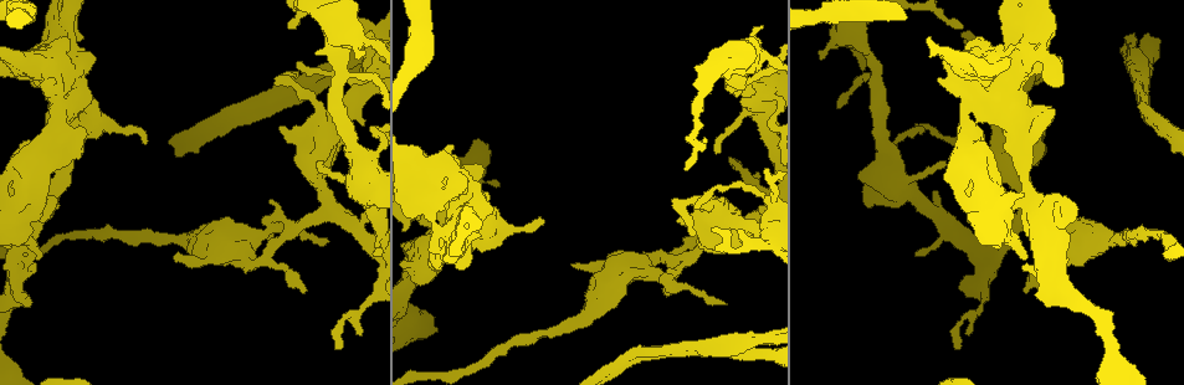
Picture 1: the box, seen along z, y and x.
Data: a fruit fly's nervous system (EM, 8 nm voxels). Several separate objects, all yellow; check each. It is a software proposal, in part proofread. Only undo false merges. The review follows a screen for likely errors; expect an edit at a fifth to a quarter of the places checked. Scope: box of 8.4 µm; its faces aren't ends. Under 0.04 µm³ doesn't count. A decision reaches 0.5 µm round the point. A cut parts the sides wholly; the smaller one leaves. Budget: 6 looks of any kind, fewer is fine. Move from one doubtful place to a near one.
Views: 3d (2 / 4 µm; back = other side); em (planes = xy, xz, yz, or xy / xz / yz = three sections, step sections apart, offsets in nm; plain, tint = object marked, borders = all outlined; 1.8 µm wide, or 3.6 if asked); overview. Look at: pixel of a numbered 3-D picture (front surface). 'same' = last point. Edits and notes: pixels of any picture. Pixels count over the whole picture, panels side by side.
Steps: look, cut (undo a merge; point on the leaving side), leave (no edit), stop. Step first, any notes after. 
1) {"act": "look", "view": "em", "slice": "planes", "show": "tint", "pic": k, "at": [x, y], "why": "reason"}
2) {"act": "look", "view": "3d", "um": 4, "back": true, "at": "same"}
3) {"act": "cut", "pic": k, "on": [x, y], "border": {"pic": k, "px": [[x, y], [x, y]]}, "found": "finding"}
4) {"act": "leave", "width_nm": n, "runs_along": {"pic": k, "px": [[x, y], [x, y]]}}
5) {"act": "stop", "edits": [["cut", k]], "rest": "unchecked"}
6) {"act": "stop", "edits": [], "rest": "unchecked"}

{"act": "look", "view": "em", "slice": "planes", "show": "tint", "pic": 1, "at": [1148, 68], "why": "closes a loop"}

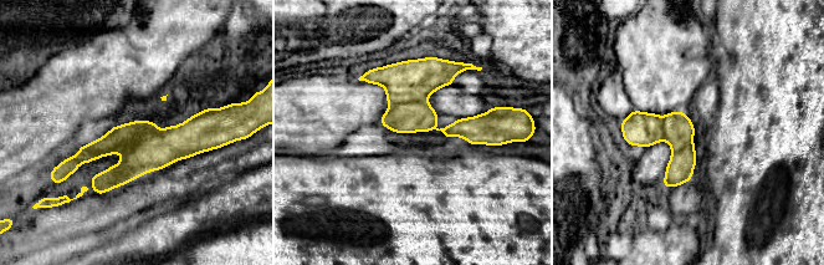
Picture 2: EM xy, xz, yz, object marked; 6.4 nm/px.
{"act": "cut", "pic": 2, "on": [163, 147], "width_nm": 220, "part_leaving": {"pic": 2, "px": [[206, 112], [178, 142], [97, 188]]}, "found": "a second neuron is stuck on"}

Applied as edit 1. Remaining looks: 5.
{"act": "look", "view": "3d", "um": 4, "pic": 1, "at": [990, 109], "why": "calibre changes"}

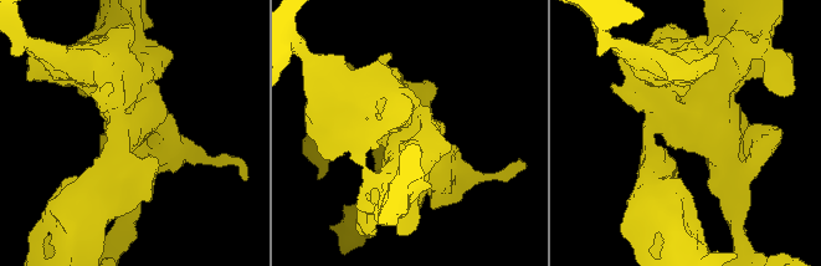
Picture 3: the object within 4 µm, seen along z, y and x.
{"act": "look", "view": "em", "slice": "xy", "step": 4, "show": "tint", "pic": 3, "at": [125, 129], "why": "need the tissue"}

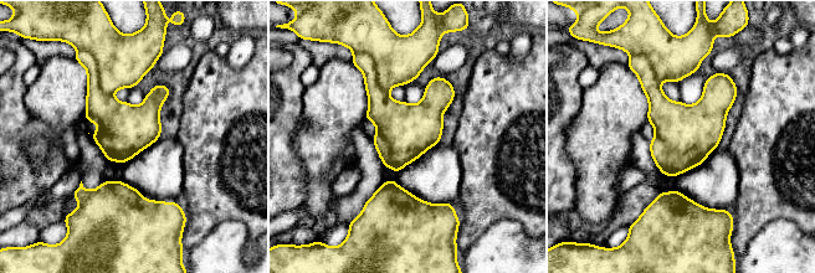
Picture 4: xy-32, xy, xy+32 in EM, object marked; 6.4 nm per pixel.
{"act": "look", "view": "em", "slice": "yz", "step": 4, "show": "borders", "at": "same"}

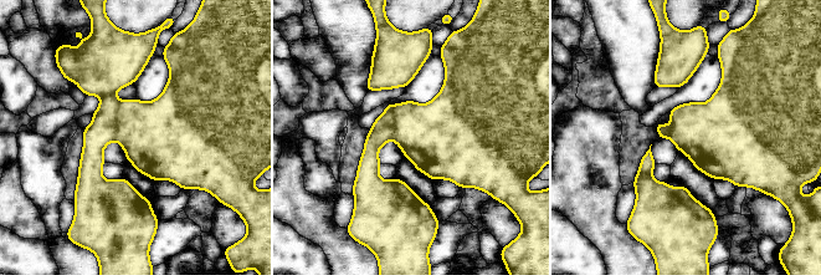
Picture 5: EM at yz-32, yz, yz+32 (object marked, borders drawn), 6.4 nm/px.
{"act": "cut", "pic": 5, "on": [104, 83], "width_nm": 440, "found": "two neurons meet here"}

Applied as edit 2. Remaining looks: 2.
{"act": "look", "view": "3d", "um": 4, "pic": 3, "at": [741, 33], "why": "two arms at a narrow angle"}

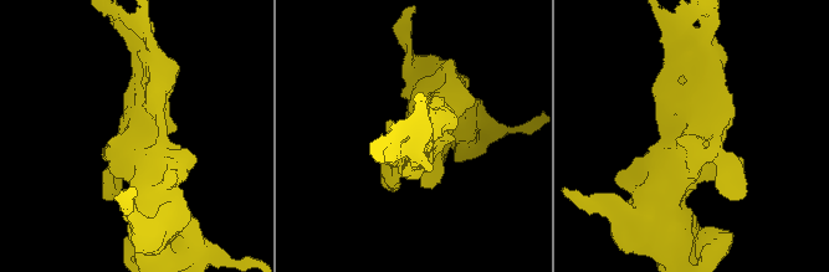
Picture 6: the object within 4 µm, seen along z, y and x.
{"act": "look", "view": "em", "slice": "yz", "step": 16, "show": "borders", "pic": 6, "at": [150, 135], "why": "need the tissue"}

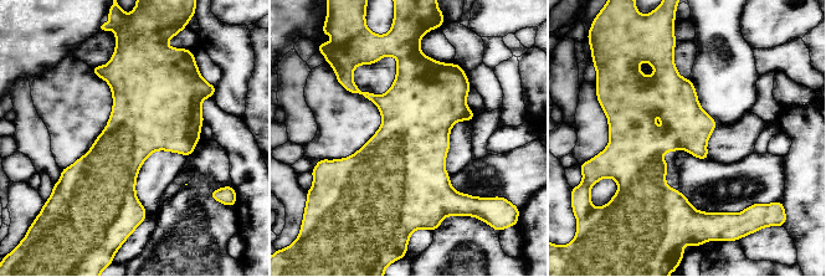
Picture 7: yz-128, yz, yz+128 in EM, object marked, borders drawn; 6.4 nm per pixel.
{"act": "leave", "width_nm": 300, "found": "continuous, no second neuron"}

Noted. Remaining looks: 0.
{"act": "stop", "edits": [["cut", 2], ["cut", 5]], "rest": "unchecked"}

